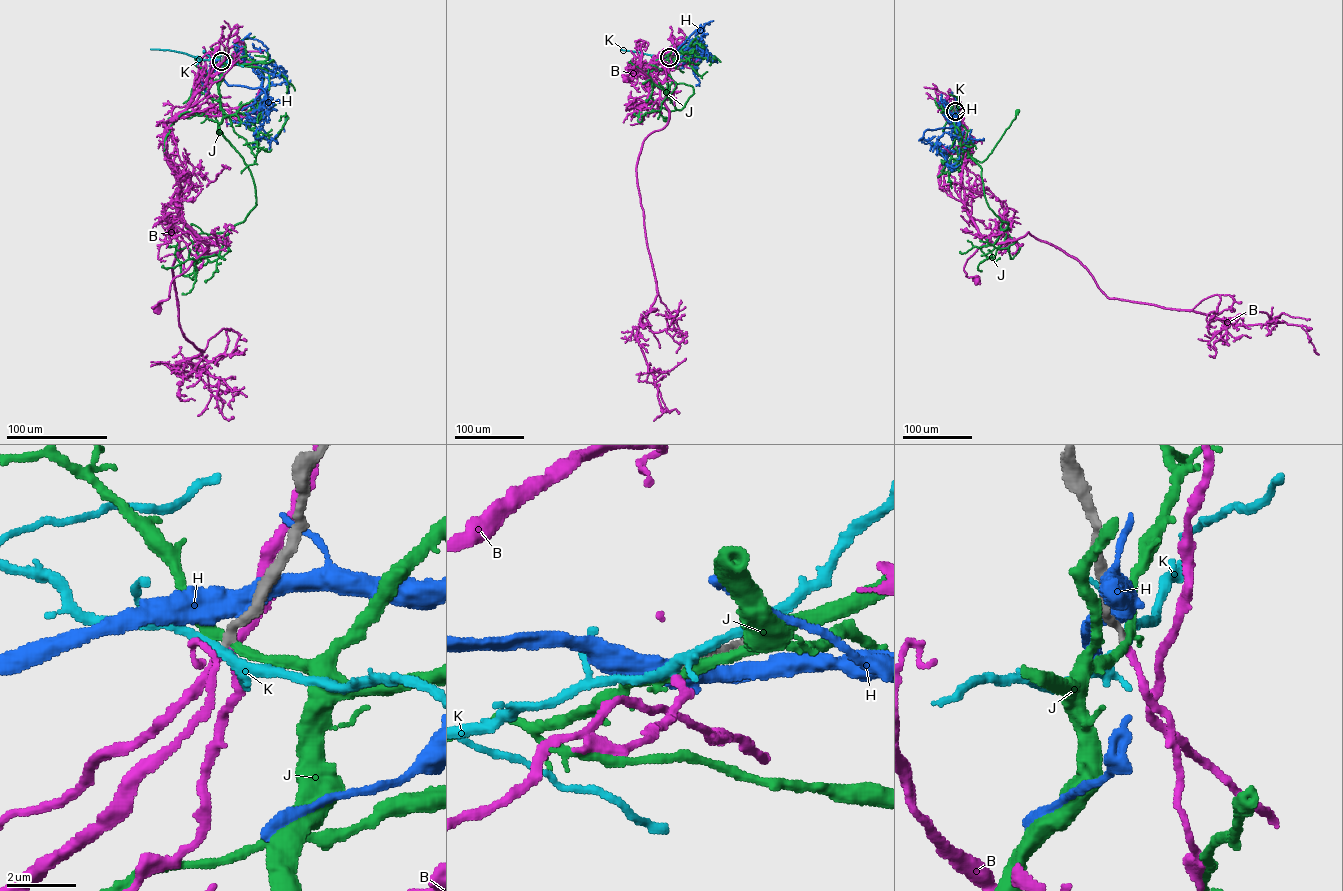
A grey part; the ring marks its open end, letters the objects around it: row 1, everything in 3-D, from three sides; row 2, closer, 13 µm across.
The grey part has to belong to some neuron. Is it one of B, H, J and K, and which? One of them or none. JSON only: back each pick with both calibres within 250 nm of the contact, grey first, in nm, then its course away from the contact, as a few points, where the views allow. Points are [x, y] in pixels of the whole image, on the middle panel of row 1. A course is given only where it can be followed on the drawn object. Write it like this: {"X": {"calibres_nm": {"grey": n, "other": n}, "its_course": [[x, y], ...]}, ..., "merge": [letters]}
{"B": {"calibres_nm": {"grey": 240, "other": 160}, "its_course": [[669, 57], [644, 72], [632, 73], [630, 67], [640, 66], [660, 89], [634, 66], [627, 68], [625, 80]]}, "merge": ["B"]}

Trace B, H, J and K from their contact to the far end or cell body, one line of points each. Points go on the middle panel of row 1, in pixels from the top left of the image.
B: (669, 57), (644, 72), (632, 73), (630, 67), (640, 66), (660, 89), (634, 66), (627, 68), (625, 80)
H: (670, 57), (662, 56), (671, 57), (701, 25), (696, 38), (700, 48), (692, 56), (696, 86)
J: (669, 57), (669, 87), (659, 109), (664, 119)
K: (669, 57), (621, 50)

